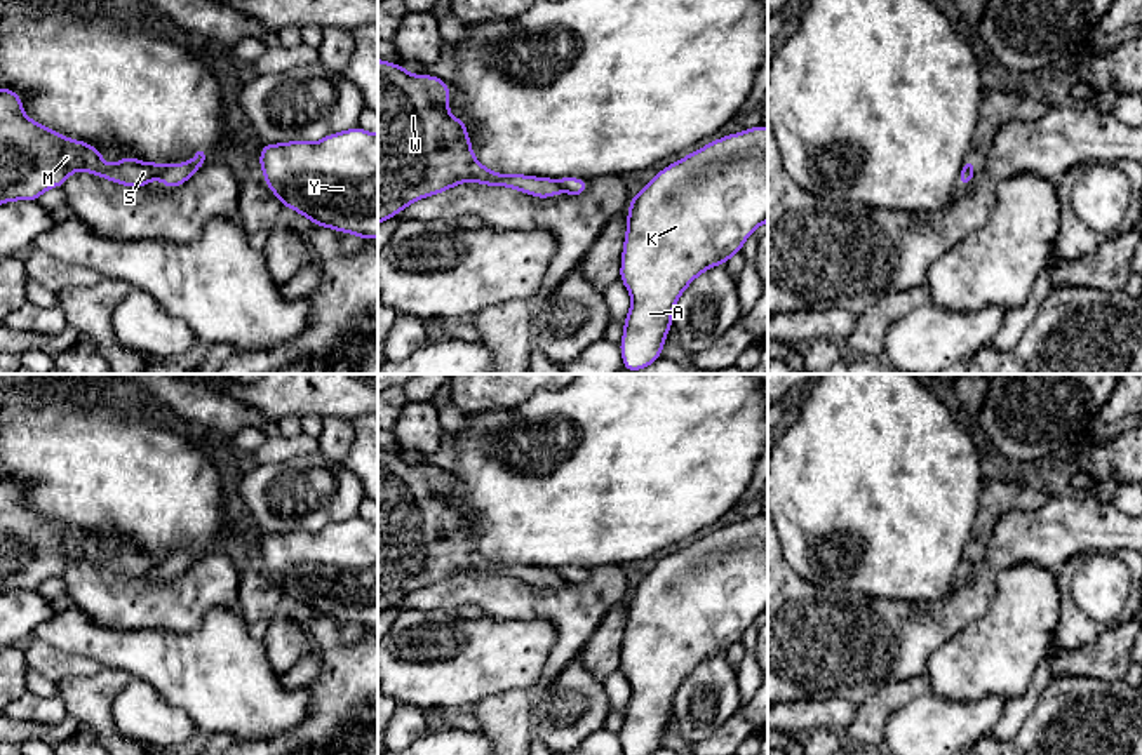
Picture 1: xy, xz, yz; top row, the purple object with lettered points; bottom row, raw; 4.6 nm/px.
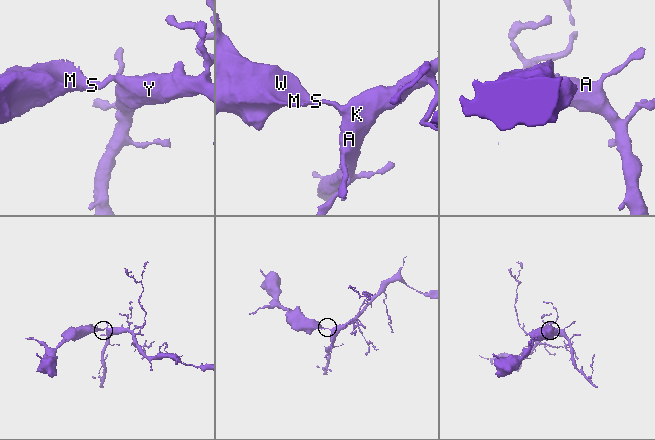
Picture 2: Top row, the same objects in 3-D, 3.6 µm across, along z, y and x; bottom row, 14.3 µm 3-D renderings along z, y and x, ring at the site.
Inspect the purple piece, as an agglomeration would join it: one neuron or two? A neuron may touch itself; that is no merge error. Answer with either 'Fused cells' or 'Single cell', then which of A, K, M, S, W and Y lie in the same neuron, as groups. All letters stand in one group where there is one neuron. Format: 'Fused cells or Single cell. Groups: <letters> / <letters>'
Fused cells. Groups: A K Y / M S W

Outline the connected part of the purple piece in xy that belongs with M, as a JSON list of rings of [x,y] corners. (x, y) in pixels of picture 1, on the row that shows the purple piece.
[[[0,89],[0,204],[35,202],[45,190],[63,188],[75,170],[141,188],[167,169],[167,162],[148,164],[129,155],[108,167],[96,146],[35,124],[23,113],[21,96]]]

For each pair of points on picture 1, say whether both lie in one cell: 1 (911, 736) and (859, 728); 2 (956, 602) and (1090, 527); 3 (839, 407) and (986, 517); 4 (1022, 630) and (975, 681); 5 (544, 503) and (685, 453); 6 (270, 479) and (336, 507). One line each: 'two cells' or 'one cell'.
1: two cells
2: one cell
3: two cells
4: one cell
5: one cell
6: one cell

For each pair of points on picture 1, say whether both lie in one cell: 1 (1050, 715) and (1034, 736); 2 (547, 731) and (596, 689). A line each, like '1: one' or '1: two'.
1: one
2: one

